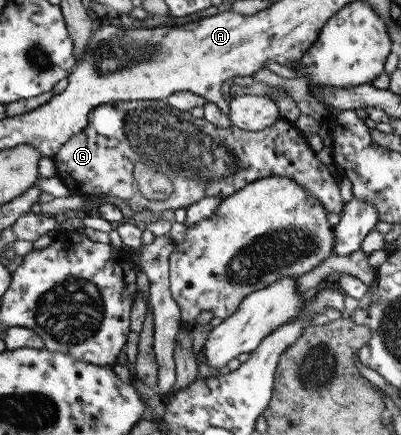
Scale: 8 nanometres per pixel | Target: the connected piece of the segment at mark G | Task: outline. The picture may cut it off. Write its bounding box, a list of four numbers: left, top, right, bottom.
[54,100,344,219]

